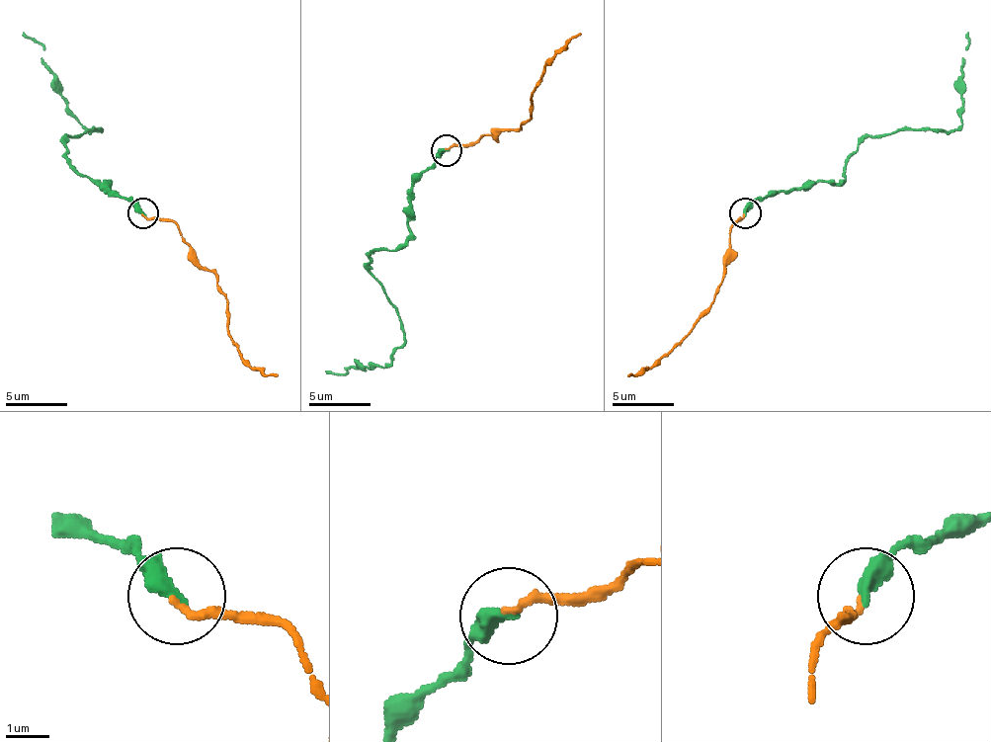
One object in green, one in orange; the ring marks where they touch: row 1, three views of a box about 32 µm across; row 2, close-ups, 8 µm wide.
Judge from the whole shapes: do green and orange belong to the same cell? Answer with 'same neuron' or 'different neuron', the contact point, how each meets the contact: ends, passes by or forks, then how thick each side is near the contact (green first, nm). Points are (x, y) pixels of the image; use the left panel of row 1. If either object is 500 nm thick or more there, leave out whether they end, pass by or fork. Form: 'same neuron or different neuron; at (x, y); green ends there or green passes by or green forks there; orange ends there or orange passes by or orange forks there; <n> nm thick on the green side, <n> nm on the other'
same neuron; at (143, 213); green ends there; orange ends there; 400 nm thick on the green side, 190 nm on the other

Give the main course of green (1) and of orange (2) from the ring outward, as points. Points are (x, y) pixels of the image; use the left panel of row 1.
1: (144, 212), (82, 176), (67, 154), (70, 135), (101, 129), (88, 129), (67, 105), (39, 43), (21, 34)
2: (140, 212), (168, 218), (178, 228), (190, 253), (214, 274), (236, 351), (267, 375), (277, 372)

